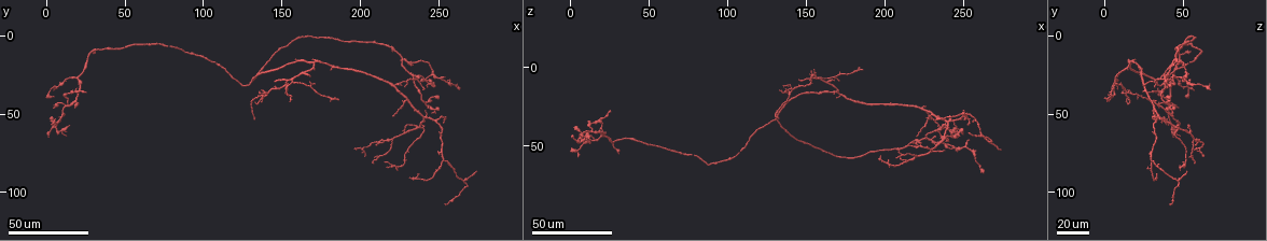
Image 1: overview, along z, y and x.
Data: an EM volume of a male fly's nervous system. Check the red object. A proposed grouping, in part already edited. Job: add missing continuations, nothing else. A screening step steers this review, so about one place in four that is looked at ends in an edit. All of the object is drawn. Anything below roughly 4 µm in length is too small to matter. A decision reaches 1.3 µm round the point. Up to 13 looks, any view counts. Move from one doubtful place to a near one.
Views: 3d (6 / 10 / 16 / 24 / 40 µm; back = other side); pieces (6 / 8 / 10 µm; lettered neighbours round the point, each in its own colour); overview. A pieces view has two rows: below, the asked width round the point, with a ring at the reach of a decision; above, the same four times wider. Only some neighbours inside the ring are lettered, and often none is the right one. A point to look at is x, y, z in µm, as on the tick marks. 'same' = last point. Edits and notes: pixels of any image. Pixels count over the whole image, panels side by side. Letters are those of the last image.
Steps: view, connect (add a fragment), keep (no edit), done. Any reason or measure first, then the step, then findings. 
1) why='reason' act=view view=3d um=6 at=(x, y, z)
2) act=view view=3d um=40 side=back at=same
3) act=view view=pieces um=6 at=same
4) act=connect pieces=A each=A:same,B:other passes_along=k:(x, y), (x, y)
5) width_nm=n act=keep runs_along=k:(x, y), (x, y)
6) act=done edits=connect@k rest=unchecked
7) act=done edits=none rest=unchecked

why='end of a long branch' act=view view=3d um=40 at=(2, 64, 44)

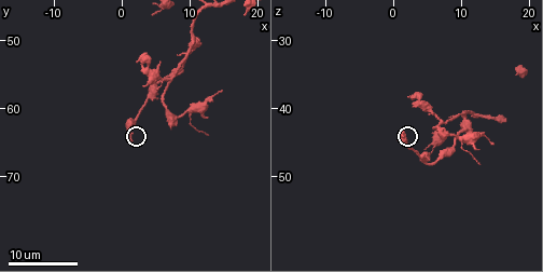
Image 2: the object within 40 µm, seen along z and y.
act=view view=pieces um=10 at=(1.5, 64.5, 44.0)

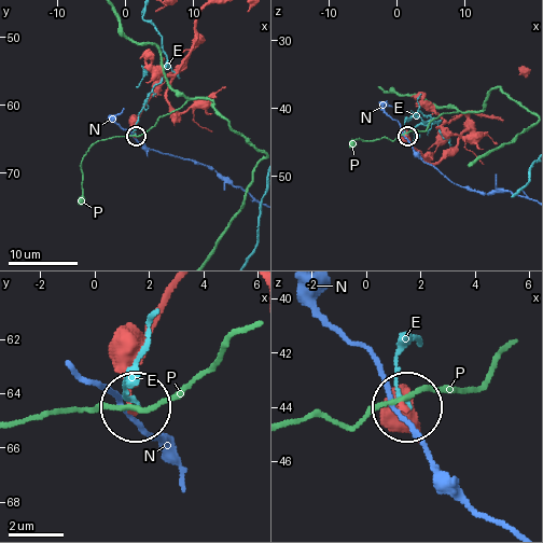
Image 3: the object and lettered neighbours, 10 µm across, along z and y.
act=keep each=E:other,N:other,P:other found='no lettered fragment goes on from it'

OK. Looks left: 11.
why='long arm stops here' act=view view=3d um=24 at=(6, 40, 52)

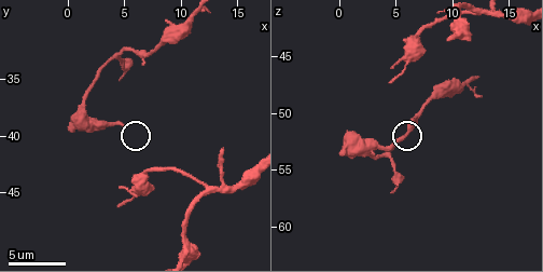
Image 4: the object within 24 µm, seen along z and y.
act=view view=pieces um=6 at=(4.8, 38.8, 53.0)

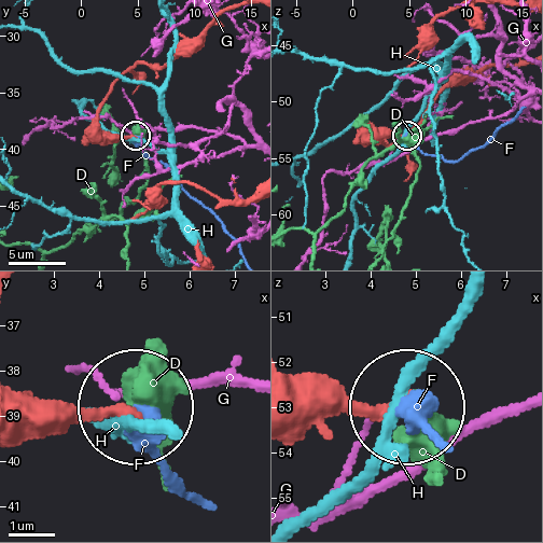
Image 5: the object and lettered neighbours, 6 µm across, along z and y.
width_nm=210 act=keep each=D:other,F:other,G:other,H:other runs_along=5:(28, 399), (128, 406) found='none of them fits'

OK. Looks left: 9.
why='an open end' act=view view=3d um=40 at=(12, 30, 48)

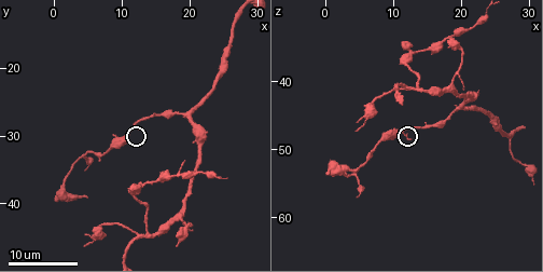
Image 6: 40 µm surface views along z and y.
act=view view=pieces um=8 at=(12.5, 29.0, 48.5)

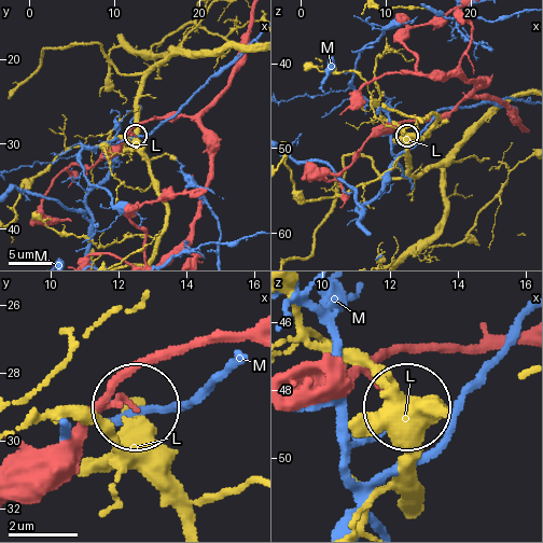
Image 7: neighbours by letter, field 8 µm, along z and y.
act=keep each=L:other,M:other runs_along=7:(202, 345), (158, 351), (103, 406), (129, 406) found='no lettered fragment goes on from it'

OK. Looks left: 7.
why='tapers out' act=view view=3d um=40 at=(186, 42, 2)

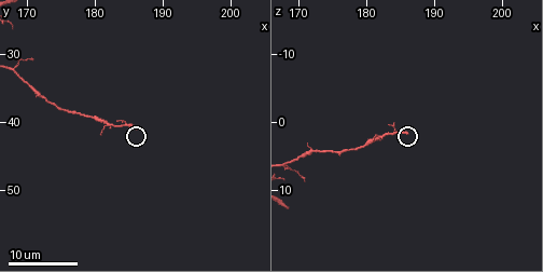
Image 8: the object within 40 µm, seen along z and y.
act=view view=pieces um=8 at=(186.0, 41.0, 2.0)

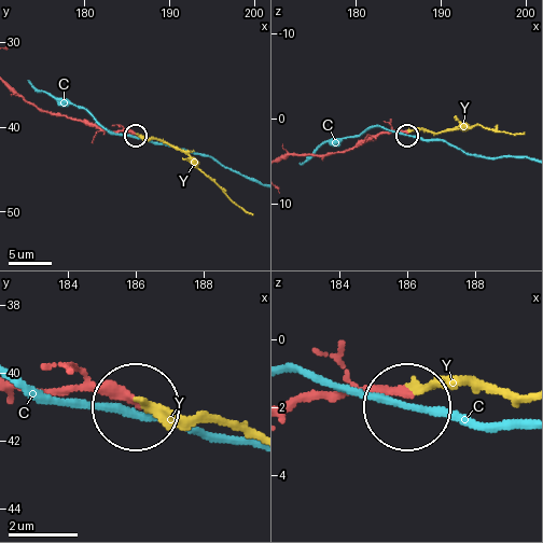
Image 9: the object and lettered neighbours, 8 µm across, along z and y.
act=connect pieces=Y each=C:other,Y:same passes_along=9:(384, 134), (440, 133), (476, 126), (524, 134) found='it goes on there'

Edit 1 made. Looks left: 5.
act=view view=overview

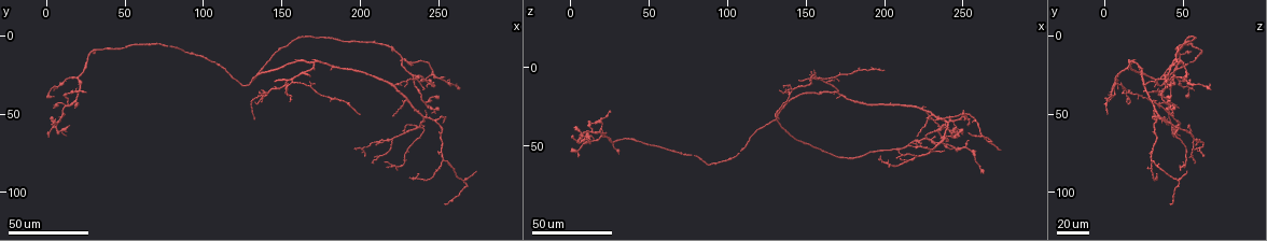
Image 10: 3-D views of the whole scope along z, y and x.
why='thin end' act=view view=3d um=24 at=(146, 30, 6)

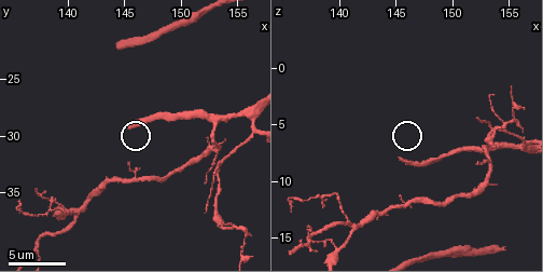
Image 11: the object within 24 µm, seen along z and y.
act=view view=pieces um=8 at=(145.4, 29.4, 8.0)

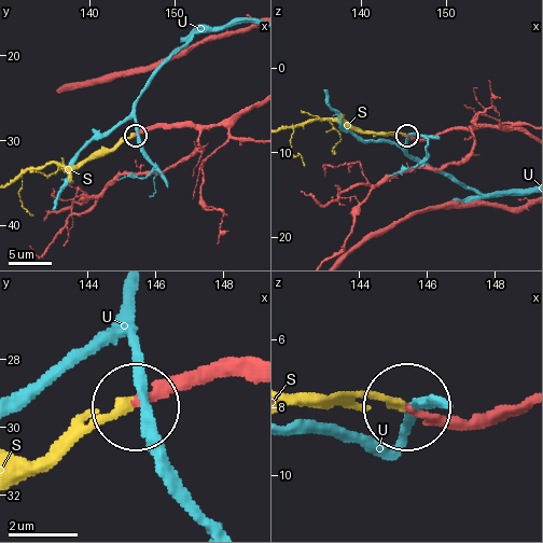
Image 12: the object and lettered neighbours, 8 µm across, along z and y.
width_nm=190 act=connect pieces=S each=S:same,U:other passes_along=12:(224, 369), (166, 380), (87, 418), (44, 453), (18, 456) found='it goes on there'

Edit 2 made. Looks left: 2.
act=done edits=connect@9,connect@12 rest=unchecked

